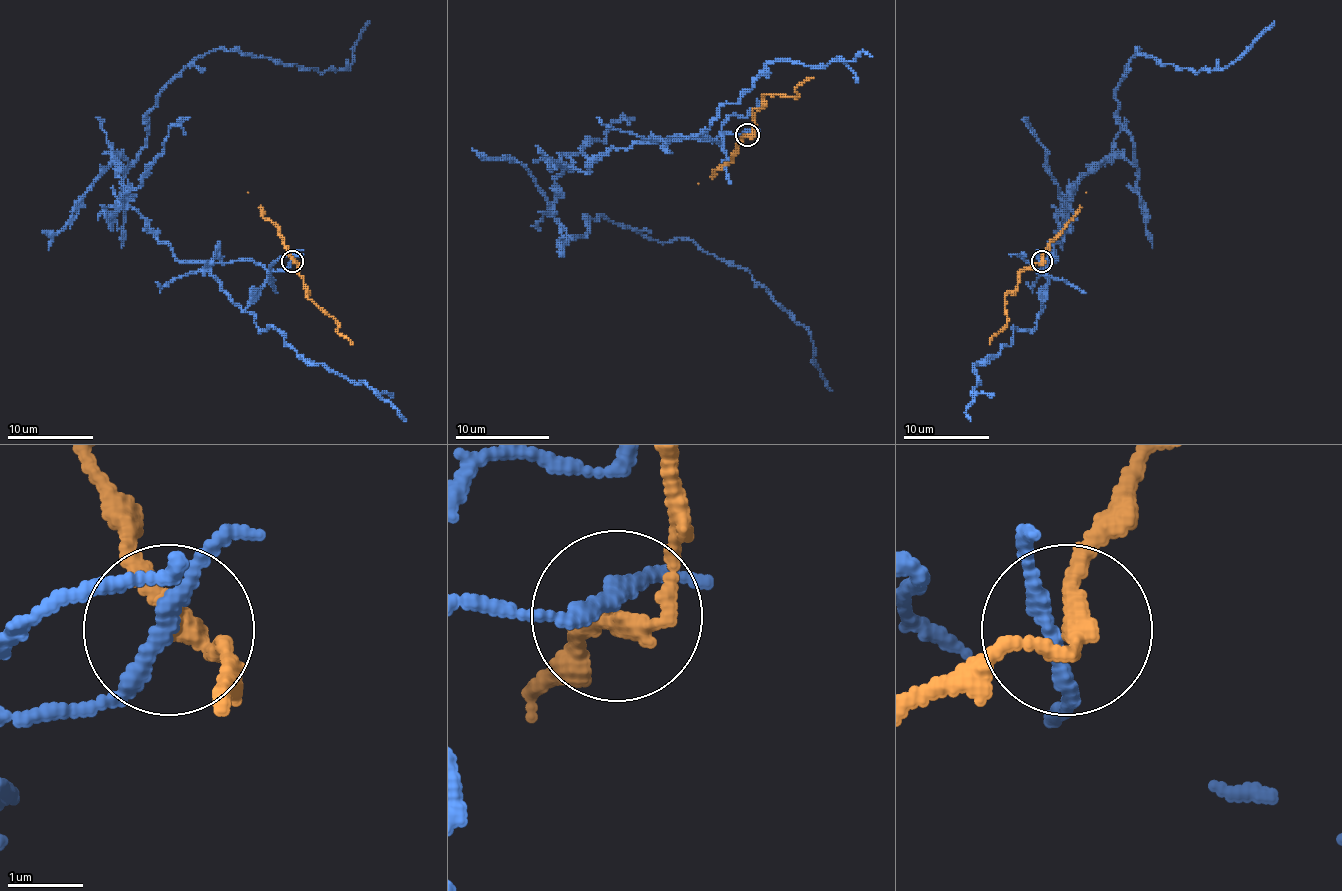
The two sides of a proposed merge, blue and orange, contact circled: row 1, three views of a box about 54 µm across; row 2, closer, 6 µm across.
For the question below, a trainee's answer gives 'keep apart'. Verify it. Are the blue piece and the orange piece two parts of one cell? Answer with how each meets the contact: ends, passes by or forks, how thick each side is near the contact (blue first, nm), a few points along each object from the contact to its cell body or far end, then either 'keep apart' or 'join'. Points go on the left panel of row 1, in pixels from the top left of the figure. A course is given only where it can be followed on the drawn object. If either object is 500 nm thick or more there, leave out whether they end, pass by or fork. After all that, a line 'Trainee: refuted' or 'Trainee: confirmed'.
blue passes by | orange passes by | 200/240 nm | blue via (292, 261), (179, 261), (128, 203), (117, 158), (132, 162), (164, 87), (211, 51), (346, 70), (369, 21) | orange via (292, 261), (299, 265), (297, 273), (307, 297), (335, 321), (335, 329), (352, 344) | keep apart
Trainee: confirmed

